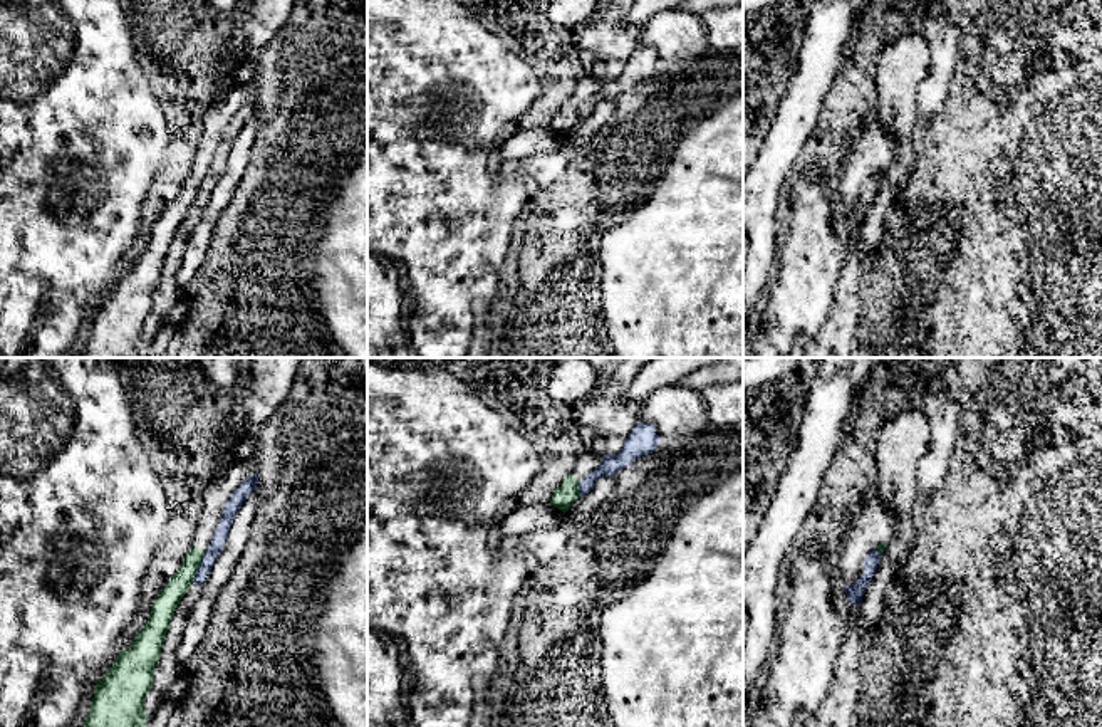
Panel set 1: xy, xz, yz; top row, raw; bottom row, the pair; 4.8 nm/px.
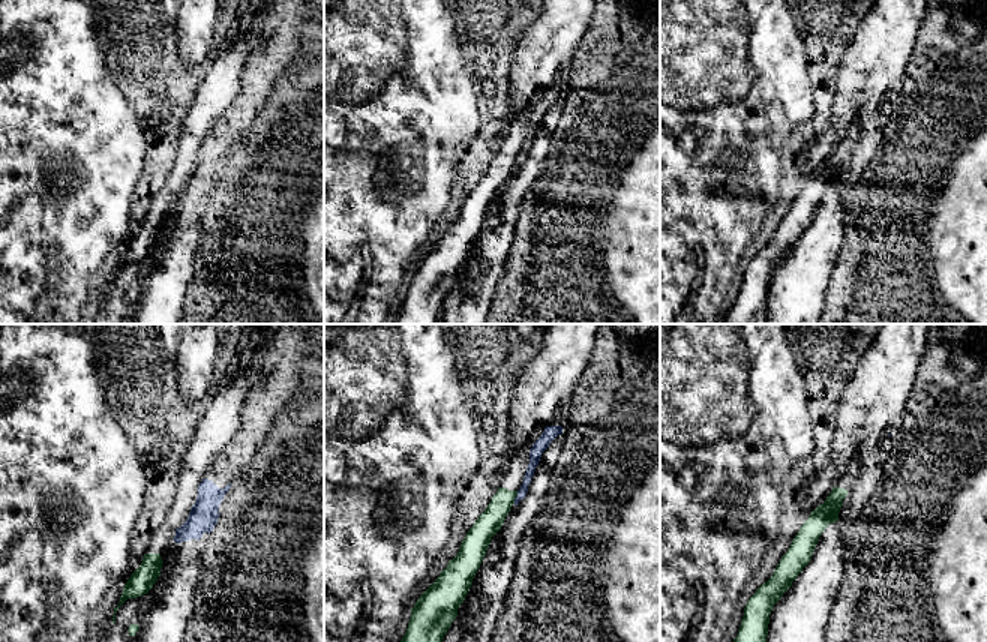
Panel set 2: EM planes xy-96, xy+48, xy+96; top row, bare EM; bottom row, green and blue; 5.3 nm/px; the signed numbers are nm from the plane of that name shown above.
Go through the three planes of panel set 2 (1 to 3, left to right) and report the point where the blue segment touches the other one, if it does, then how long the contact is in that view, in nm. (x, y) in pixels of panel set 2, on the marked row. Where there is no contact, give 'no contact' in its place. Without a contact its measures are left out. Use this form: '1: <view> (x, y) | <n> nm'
1: no contact
2: xy+48 (515, 497) | 80 nm
3: no contact

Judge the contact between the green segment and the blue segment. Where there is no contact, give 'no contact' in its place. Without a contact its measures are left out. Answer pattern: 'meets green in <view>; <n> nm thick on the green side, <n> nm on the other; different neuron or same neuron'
meets green in xy; 120 nm thick on the green side, 70 nm on the other; different neuron

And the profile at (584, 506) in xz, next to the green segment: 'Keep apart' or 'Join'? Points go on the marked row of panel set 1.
Keep apart

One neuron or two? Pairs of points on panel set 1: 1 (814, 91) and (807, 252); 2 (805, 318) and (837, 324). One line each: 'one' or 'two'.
1: two
2: two

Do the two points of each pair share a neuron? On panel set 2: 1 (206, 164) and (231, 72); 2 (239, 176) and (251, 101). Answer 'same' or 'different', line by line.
1: different
2: different

